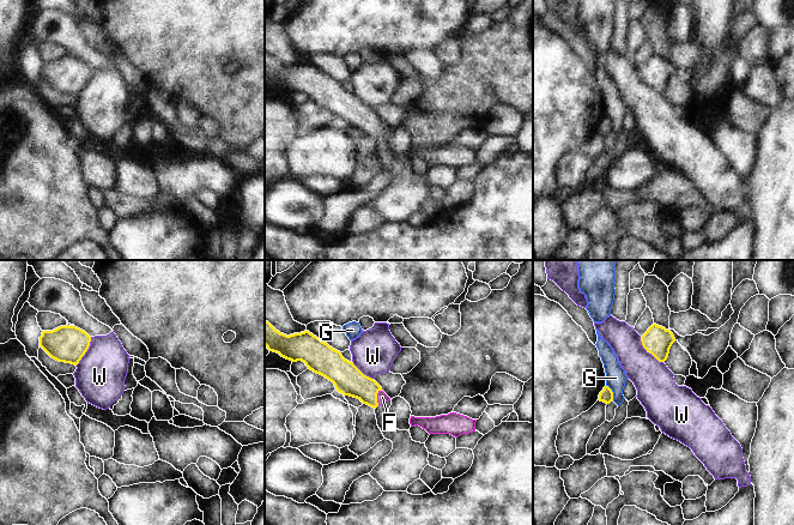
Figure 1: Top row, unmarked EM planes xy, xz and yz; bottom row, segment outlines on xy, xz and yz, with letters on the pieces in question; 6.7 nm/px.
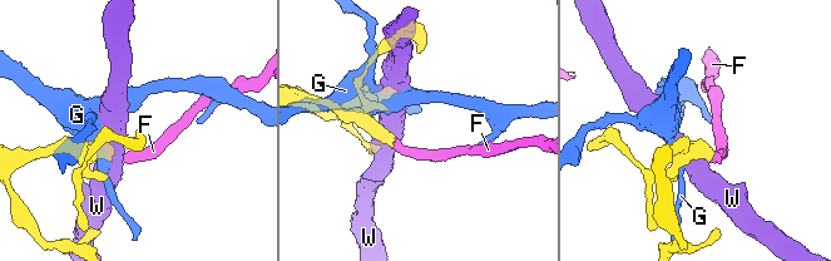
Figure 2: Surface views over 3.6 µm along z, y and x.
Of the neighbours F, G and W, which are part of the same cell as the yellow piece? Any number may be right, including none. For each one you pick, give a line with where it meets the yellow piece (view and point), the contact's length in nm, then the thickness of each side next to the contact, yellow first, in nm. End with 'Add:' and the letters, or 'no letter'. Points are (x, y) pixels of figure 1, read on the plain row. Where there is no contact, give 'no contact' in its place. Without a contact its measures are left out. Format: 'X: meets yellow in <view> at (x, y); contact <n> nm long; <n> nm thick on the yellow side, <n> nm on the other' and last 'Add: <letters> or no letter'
F: meets yellow in xz at (376, 130); contact 110 nm long; 200 nm thick on the yellow side, 70 nm on the other
Add: F

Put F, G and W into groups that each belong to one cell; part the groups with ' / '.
F / G / W

